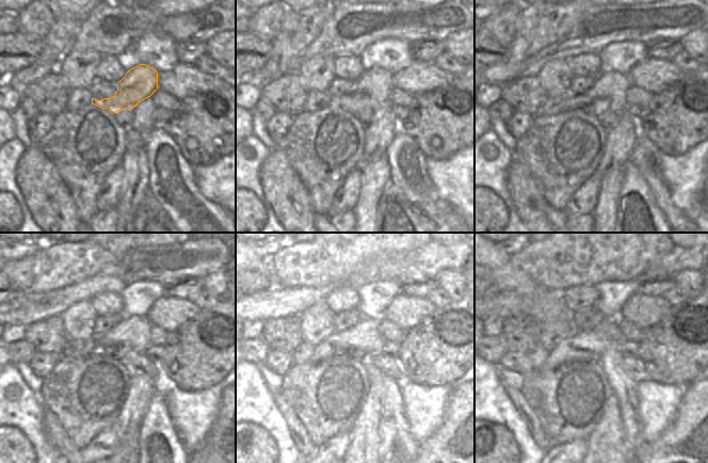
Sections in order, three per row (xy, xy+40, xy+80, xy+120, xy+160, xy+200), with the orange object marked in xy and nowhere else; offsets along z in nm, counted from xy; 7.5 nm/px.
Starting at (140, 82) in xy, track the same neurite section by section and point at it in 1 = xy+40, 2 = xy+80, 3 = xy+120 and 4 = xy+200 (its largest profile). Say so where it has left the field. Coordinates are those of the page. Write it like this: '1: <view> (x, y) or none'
1: xy+40 (373, 89)
2: xy+80 (609, 93)
3: xy+120 (132, 334)
4: xy+200 (584, 345)

